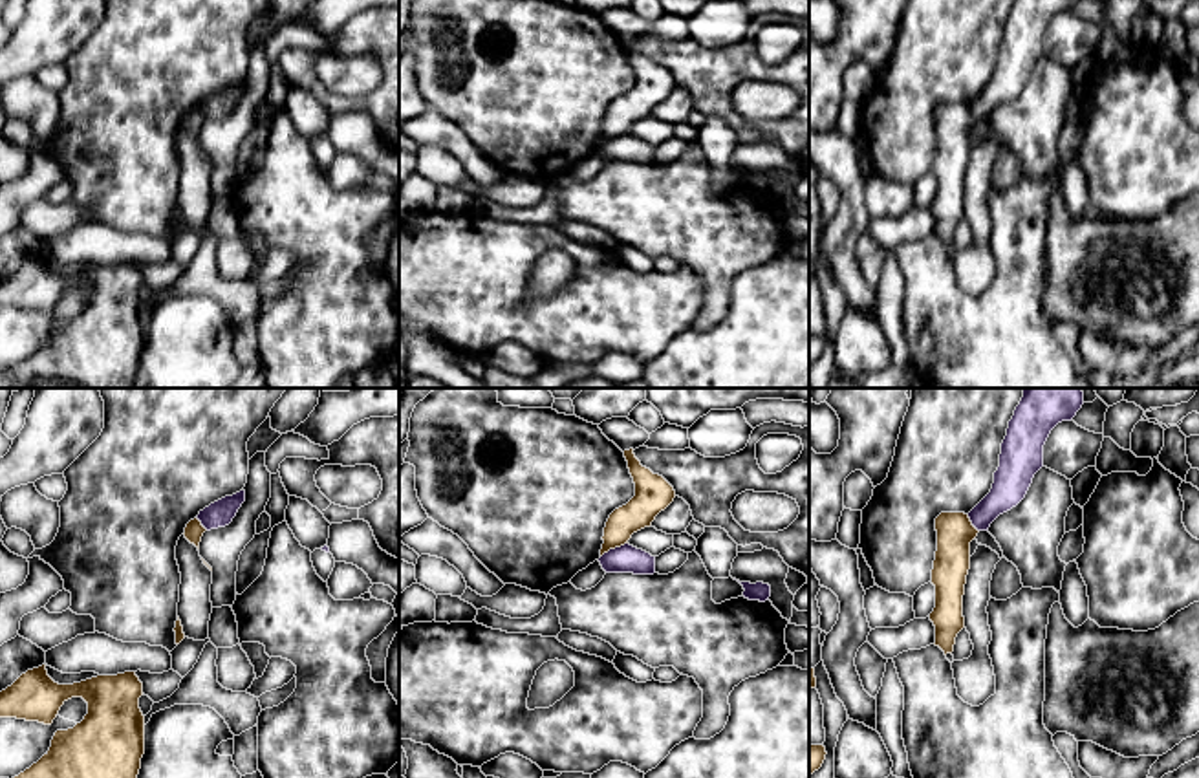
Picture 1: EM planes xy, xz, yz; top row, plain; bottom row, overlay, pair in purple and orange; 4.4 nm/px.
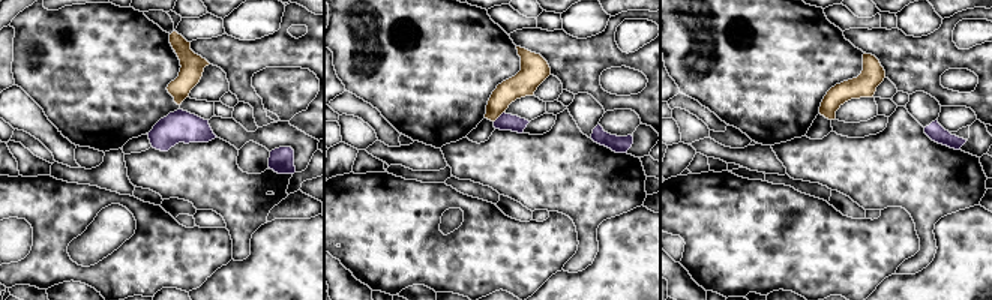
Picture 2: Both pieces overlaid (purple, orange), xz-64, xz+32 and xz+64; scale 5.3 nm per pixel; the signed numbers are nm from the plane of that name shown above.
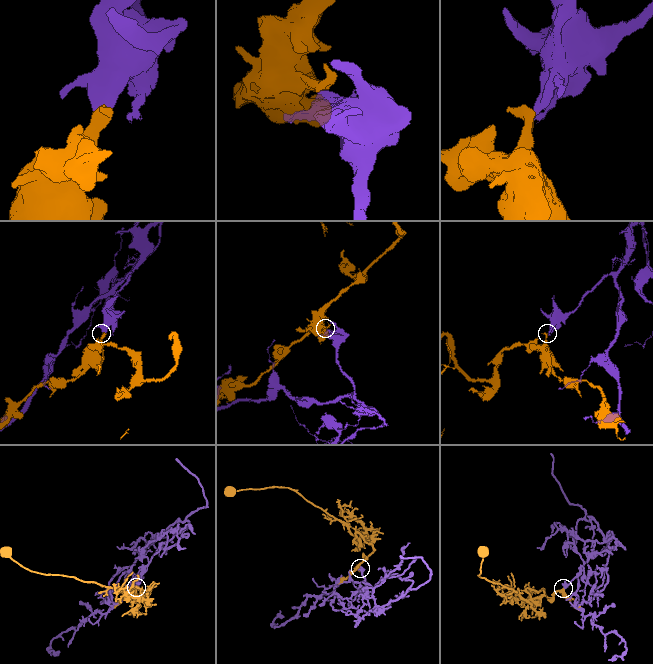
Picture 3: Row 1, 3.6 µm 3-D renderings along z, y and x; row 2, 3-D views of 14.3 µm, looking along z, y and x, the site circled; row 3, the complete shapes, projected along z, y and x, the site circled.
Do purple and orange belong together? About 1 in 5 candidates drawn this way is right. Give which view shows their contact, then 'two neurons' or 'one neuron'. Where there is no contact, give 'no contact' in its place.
meets purple in xz; two neurons

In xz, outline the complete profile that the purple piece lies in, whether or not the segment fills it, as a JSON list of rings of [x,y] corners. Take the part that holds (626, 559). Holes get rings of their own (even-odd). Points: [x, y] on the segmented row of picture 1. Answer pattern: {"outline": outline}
{"outline": [[[630,544],[610,549],[599,558],[606,573],[654,575],[655,556]]]}

